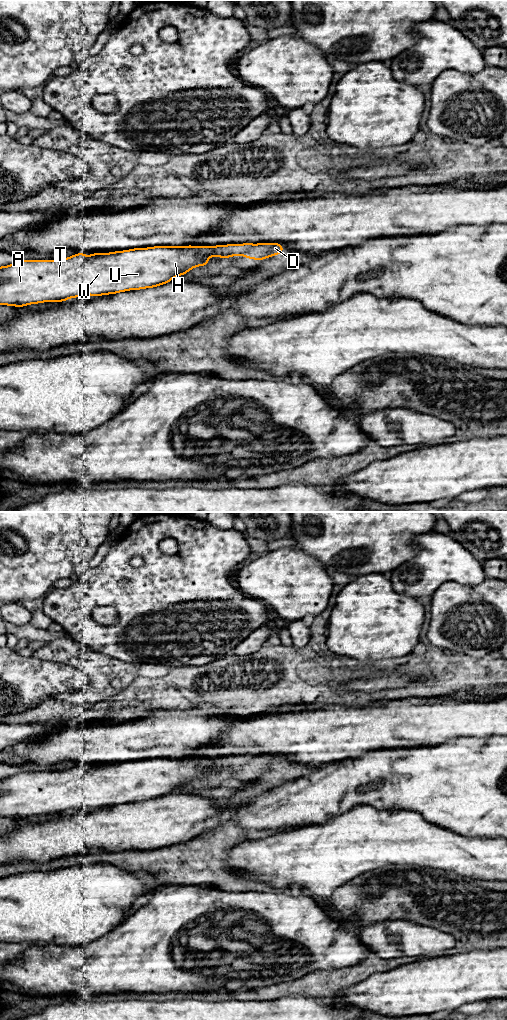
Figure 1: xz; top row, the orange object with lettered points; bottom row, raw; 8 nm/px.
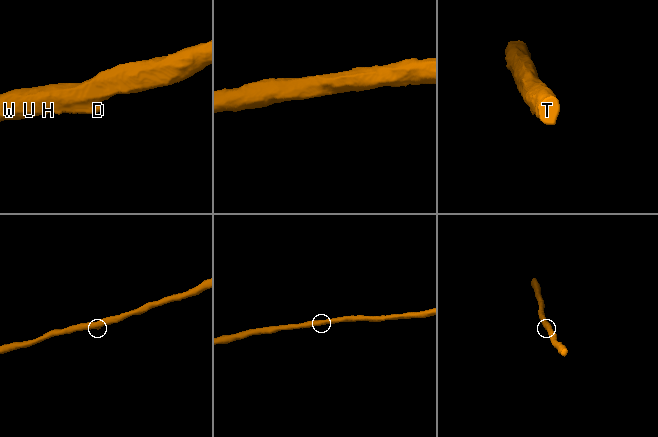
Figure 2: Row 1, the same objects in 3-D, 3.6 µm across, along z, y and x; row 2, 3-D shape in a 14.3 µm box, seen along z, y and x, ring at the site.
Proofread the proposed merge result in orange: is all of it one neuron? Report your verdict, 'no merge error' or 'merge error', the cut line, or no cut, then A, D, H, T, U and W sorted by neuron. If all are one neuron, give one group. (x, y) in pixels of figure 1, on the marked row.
no merge error | no cut | A D H T U W

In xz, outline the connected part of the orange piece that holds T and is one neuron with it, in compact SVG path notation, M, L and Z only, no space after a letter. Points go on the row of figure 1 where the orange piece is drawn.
M244 243L228 244L217 246L155 246L148 248L134 248L124 251L110 253L92 253L88 257L80 251L69 258L56 260L21 260L8 266L0 267L0 305L24 307L29 304L43 302L64 302L69 298L81 297L84 295L102 296L116 294L129 290L140 290L145 288L158 287L166 284L174 277L182 276L197 266L208 266L208 259L211 256L219 258L230 258L235 255L242 255L252 260L265 260L268 257L280 255L284 246L280 243Z

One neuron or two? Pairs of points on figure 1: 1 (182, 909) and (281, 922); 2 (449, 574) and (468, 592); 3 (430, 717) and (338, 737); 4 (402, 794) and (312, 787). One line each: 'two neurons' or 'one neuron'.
1: one neuron
2: two neurons
3: one neuron
4: one neuron

